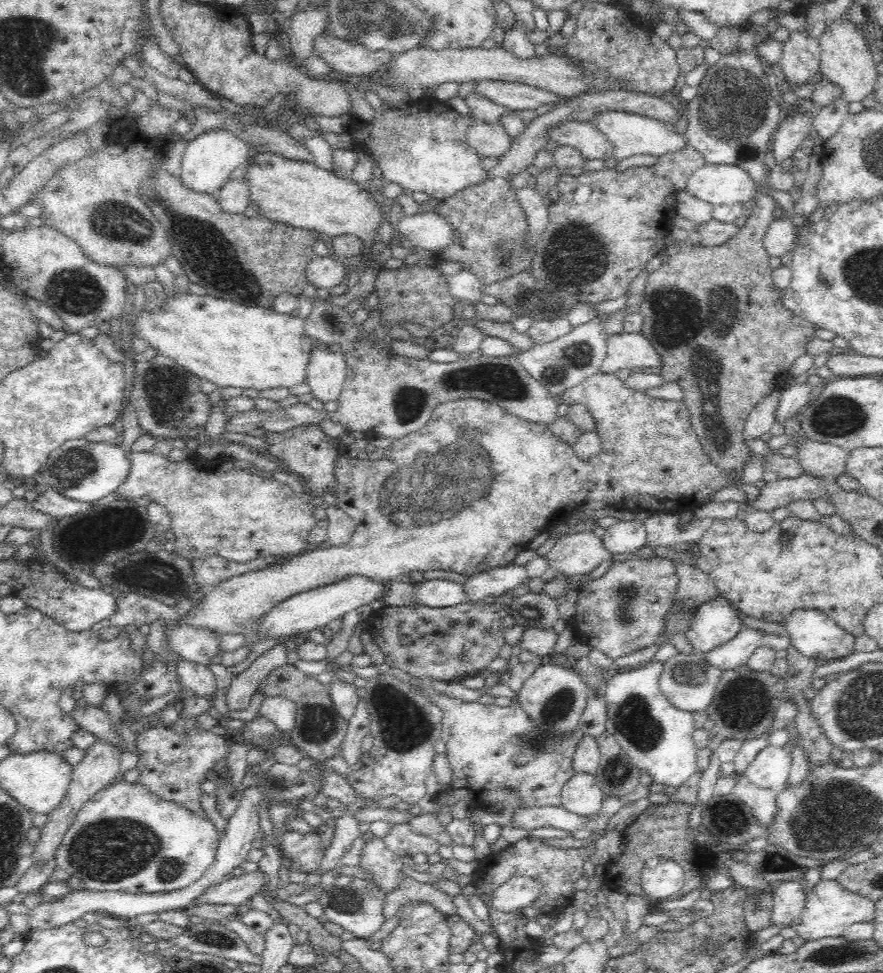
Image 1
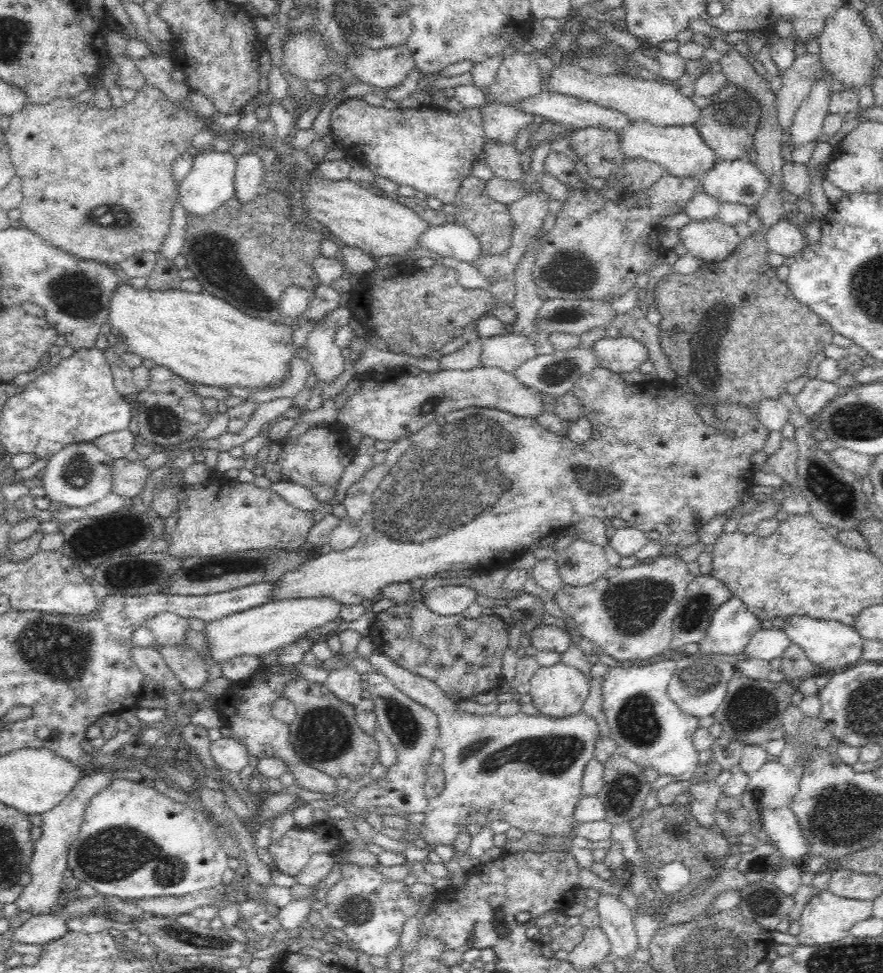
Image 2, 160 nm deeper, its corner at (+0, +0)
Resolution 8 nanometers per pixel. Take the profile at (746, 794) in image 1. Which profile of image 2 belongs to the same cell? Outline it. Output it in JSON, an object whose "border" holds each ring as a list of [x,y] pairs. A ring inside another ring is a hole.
{"border":[[[768,810],[762,816],[762,823],[765,835],[775,840],[784,860],[795,863],[805,863],[808,860],[809,842],[792,810]]]}

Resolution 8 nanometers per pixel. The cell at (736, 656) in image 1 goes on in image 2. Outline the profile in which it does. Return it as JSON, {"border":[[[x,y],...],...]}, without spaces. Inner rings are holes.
{"border":[[[765,624],[748,643],[745,648],[746,656],[751,659],[771,661],[774,658],[782,657],[782,653],[791,643],[789,636],[784,629],[774,628]]]}

